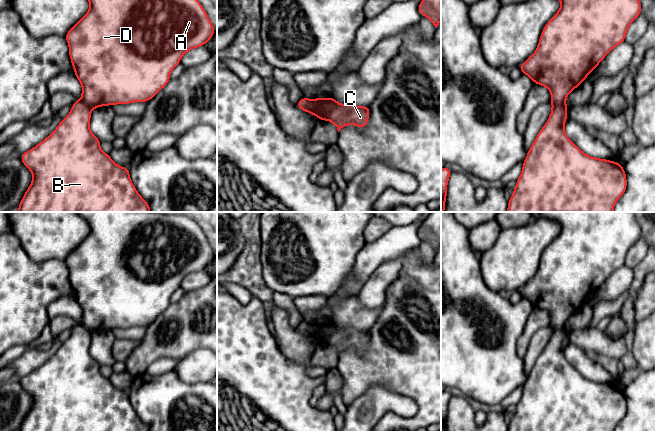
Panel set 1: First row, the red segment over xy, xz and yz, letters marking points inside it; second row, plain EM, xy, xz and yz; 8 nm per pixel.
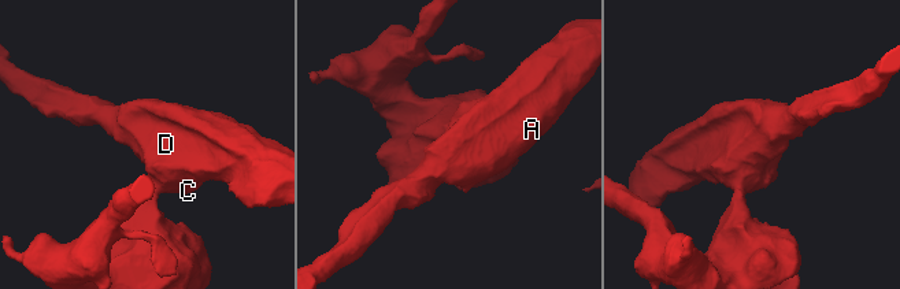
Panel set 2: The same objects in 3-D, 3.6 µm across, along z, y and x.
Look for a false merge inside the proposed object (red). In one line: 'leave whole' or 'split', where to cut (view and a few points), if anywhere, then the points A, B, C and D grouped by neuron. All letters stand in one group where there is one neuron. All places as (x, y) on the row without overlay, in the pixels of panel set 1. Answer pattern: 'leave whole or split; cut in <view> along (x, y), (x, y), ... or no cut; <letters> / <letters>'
split; cut in xz along (309, 323), (311, 336); A C D / B

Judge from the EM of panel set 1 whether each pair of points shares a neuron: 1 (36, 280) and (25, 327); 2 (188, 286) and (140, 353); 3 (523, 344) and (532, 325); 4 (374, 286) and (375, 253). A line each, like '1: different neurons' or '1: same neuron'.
1: same neuron
2: different neurons
3: same neuron
4: different neurons

